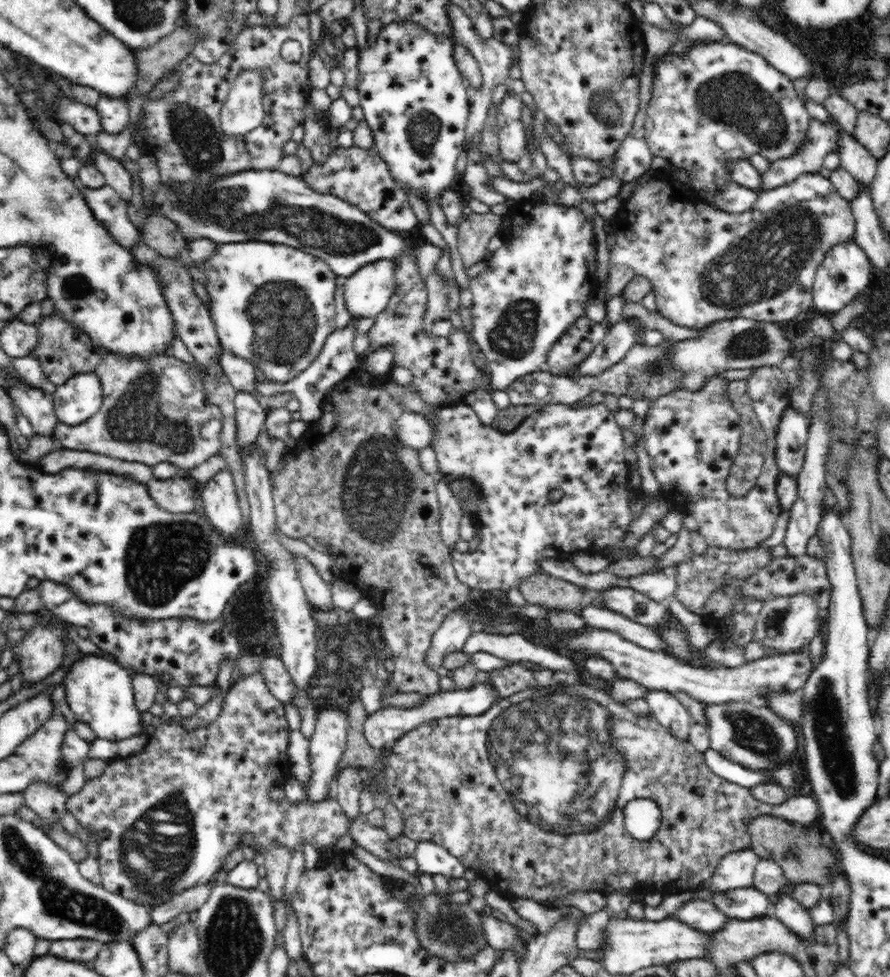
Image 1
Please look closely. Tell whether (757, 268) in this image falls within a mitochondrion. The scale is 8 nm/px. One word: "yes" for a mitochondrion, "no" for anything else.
yes

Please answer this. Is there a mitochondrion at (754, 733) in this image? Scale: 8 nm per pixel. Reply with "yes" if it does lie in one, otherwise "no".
yes

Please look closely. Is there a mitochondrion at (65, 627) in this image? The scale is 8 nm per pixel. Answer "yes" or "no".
no

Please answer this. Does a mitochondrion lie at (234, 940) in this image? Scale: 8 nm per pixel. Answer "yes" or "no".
yes

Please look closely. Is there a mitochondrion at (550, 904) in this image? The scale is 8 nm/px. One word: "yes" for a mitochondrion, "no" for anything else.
no

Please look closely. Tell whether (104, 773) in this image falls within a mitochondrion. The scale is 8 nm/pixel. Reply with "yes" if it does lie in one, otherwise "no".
no

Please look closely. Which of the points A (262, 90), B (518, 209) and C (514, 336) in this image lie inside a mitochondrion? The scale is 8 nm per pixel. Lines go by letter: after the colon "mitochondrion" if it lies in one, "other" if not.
A: other
B: other
C: mitochondrion

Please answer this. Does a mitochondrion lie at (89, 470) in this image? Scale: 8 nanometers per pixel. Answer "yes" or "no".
no

